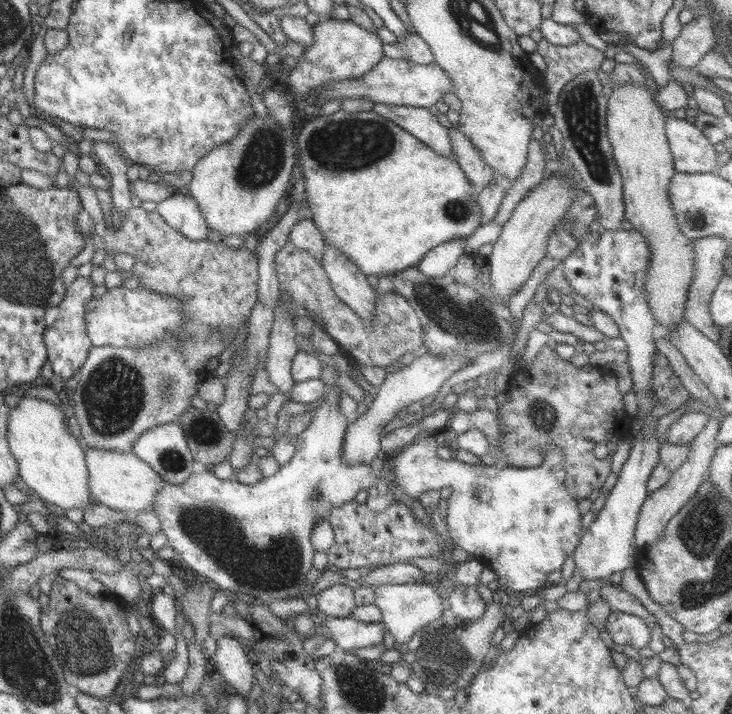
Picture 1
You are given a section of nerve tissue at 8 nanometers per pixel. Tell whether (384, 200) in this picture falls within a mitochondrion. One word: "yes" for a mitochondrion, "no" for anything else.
no

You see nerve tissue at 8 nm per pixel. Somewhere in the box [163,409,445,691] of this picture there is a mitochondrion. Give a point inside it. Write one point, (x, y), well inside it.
(215, 531)

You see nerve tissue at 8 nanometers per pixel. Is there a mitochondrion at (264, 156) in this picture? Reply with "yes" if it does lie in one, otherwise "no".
yes

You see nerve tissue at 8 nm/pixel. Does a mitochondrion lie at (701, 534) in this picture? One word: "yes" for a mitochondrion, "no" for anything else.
yes

